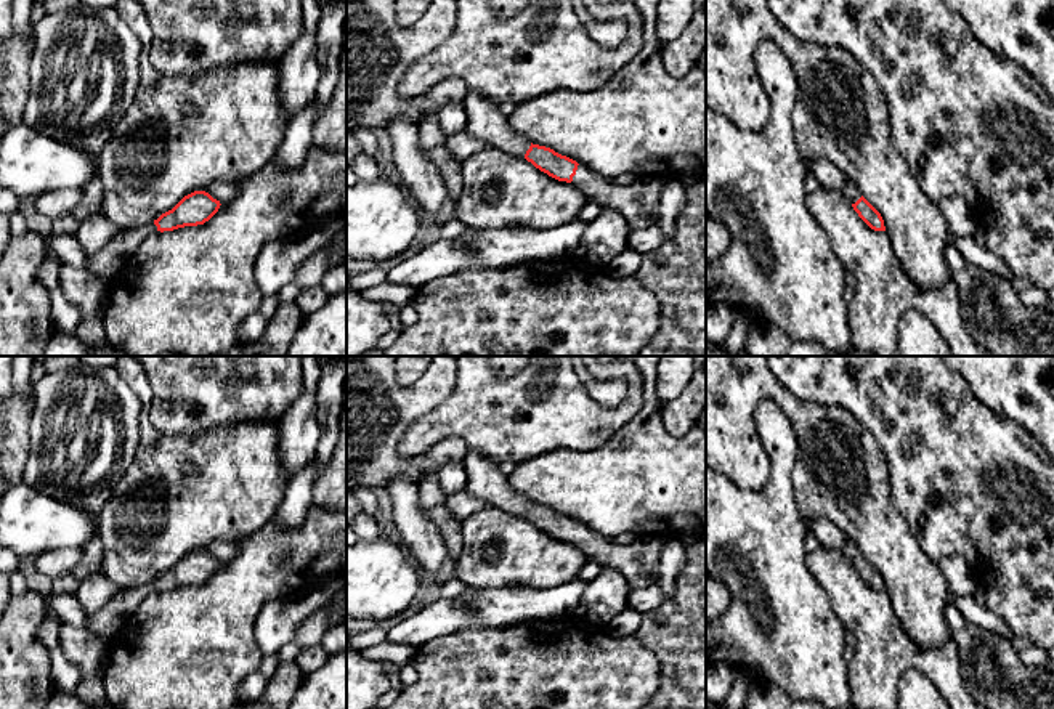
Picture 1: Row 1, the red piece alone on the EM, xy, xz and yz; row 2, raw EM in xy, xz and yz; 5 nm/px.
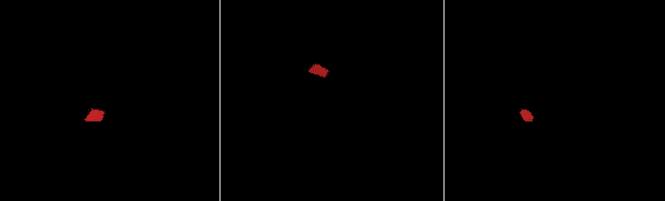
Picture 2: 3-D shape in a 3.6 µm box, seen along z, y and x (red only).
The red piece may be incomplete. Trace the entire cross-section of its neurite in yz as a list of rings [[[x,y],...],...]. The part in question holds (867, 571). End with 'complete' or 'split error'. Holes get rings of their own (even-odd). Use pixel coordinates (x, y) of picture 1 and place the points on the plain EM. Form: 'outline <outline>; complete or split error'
outline [[[847,542],[839,549],[839,552],[871,589],[886,590],[881,573],[861,555],[861,552],[852,542]]]; split error

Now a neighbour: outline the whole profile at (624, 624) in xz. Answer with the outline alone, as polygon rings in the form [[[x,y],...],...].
[[[626,608],[605,627],[606,634],[613,638],[630,637],[640,627],[643,614]]]

